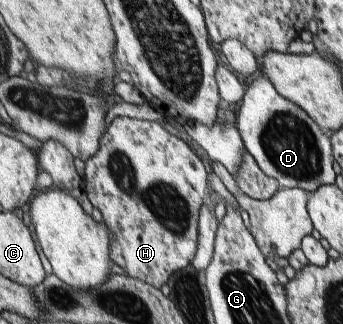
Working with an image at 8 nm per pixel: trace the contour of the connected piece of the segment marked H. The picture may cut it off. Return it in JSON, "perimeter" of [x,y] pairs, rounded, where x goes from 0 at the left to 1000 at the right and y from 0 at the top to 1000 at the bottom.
{"perimeter":[[[341,358],[315,392],[300,429],[294,432],[292,463],[268,491],[248,497],[248,531],[242,531],[242,590],[254,602],[254,614],[265,620],[274,642],[283,642],[300,664],[300,682],[327,707],[329,753],[327,753],[327,796],[329,812],[353,821],[370,849],[385,858],[399,858],[426,877],[449,886],[452,895],[469,892],[478,877],[487,880],[493,858],[545,821],[560,818],[569,799],[574,753],[580,750],[580,685],[586,630],[592,630],[592,605],[603,586],[603,525],[592,512],[592,500],[563,475],[563,463],[545,451],[539,438],[528,438],[522,420],[487,407],[469,380],[434,377],[434,370],[399,370],[394,364],[373,364],[370,358]]]}

